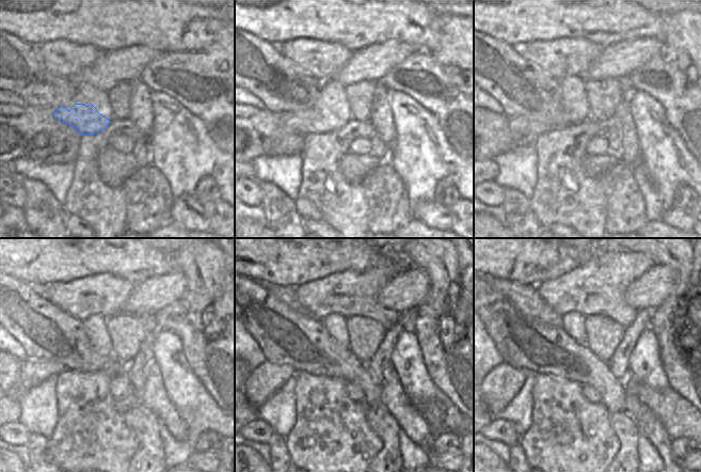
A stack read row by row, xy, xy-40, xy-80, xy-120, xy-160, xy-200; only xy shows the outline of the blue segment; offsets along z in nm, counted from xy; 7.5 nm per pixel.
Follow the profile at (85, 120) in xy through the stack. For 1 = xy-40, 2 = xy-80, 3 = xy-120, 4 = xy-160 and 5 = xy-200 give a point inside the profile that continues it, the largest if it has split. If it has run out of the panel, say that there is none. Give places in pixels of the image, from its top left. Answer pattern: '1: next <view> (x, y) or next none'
1: next xy-40 (320, 119)
2: next xy-80 (520, 127)
3: next xy-120 (32, 372)
4: next xy-160 (266, 379)
5: next xy-200 (500, 386)

